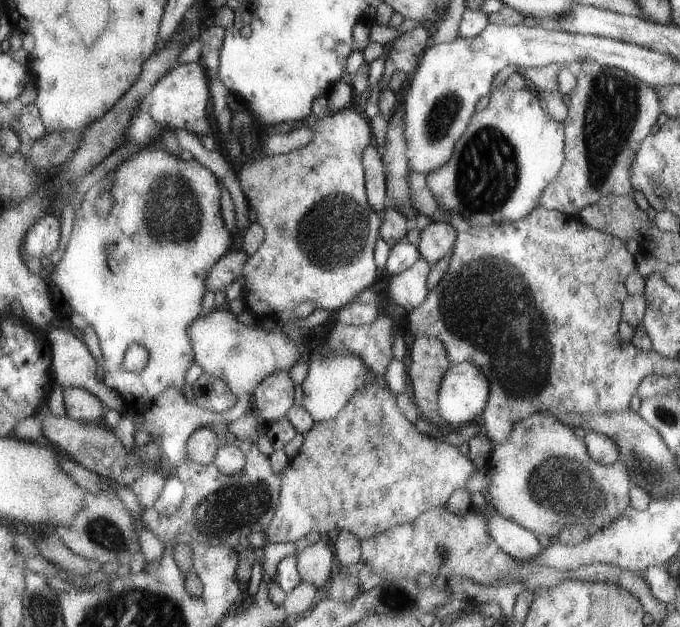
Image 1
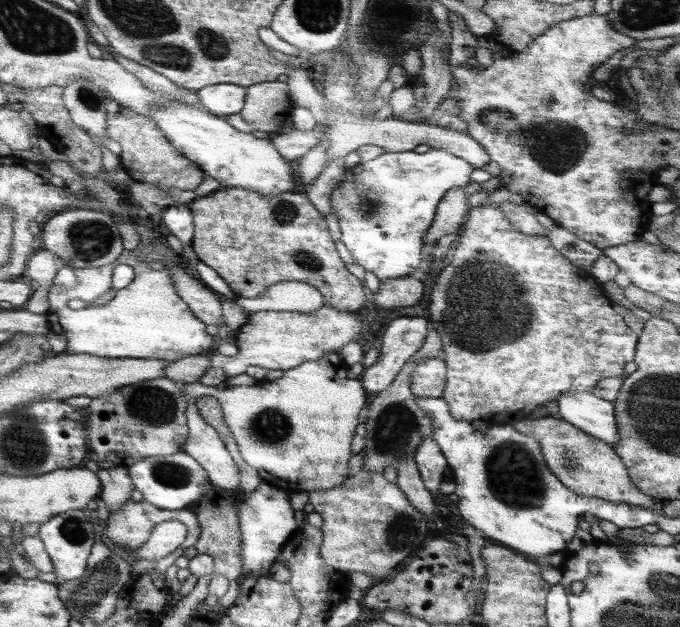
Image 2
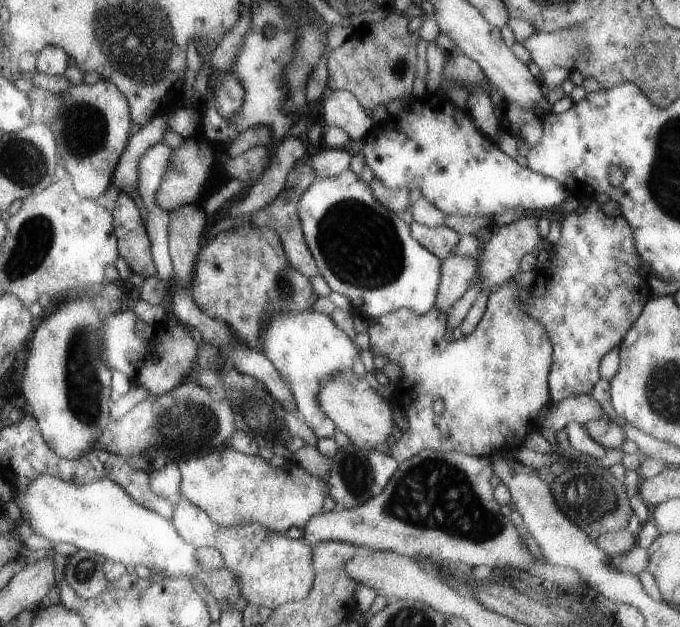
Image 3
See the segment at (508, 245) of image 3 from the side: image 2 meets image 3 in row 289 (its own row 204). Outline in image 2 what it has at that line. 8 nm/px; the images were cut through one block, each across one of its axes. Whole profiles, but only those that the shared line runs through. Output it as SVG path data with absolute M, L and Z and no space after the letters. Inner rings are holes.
M495 203L481 204L469 209L465 216L464 225L460 227L458 234L459 244L453 252L453 260L439 272L431 294L429 294L429 314L427 317L441 339L441 348L444 353L441 366L445 368L446 374L445 386L443 386L440 397L447 403L451 417L469 422L477 419L488 421L493 414L498 412L512 414L519 412L520 418L525 419L529 418L529 414L534 408L550 400L555 400L559 394L567 392L567 390L591 392L593 386L603 378L625 378L626 374L623 373L623 368L625 364L633 360L637 336L625 325L621 316L615 313L613 304L609 302L600 288L601 284L591 277L589 272L580 270L569 263L567 258L561 256L551 247L544 236L528 236L514 230L507 217L501 213Z

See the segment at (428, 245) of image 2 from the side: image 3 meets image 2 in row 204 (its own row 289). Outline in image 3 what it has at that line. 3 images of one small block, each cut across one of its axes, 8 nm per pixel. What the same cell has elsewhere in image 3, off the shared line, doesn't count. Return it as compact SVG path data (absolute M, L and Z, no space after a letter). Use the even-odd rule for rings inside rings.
M446 256L440 264L440 275L434 308L445 313L477 278L477 263L469 257Z

